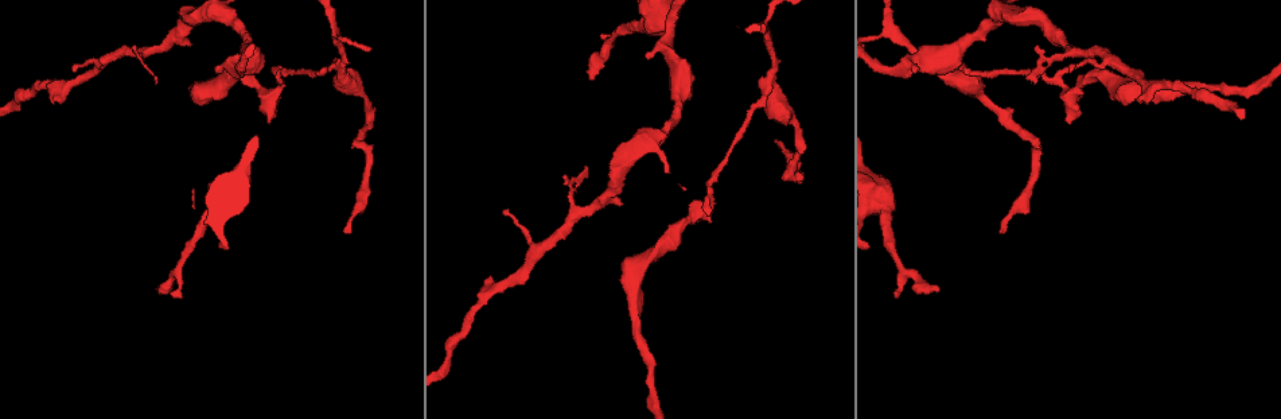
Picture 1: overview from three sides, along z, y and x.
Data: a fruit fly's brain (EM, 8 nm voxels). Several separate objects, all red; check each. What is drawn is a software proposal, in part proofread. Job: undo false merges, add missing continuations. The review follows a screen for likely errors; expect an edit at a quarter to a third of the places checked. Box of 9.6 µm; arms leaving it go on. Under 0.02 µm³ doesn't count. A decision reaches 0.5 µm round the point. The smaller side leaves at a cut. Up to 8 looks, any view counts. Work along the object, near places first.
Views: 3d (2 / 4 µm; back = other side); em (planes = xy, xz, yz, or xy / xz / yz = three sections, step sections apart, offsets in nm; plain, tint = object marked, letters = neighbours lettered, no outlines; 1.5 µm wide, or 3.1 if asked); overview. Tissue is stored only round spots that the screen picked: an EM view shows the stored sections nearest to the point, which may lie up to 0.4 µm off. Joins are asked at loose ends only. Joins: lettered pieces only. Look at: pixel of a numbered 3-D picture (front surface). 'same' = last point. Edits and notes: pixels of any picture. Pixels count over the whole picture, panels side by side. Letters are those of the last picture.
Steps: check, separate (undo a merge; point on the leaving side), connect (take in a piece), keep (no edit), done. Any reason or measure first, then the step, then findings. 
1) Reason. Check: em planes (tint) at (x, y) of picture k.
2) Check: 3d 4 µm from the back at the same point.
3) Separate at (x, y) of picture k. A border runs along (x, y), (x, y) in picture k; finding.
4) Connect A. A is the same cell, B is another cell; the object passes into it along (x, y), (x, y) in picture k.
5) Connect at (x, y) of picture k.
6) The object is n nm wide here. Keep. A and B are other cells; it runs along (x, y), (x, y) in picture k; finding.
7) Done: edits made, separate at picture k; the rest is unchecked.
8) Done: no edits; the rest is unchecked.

Calibre changes. Check: em planes (letters) at (774, 71) of picture 1.

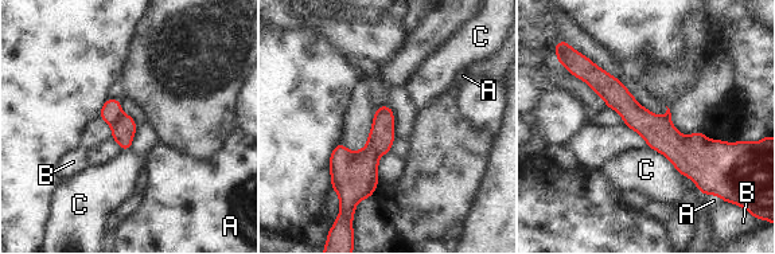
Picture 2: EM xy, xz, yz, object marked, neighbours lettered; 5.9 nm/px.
The object is 140 nm wide here. Separate at (354, 175) of picture 2. A, B and C are other cells; a border runs along (369, 136), (373, 145), (381, 153) in picture 2; a second neuron is stuck on.

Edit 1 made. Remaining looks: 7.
Tapers out. Check: em planes (plain) at (172, 296) of picture 1.

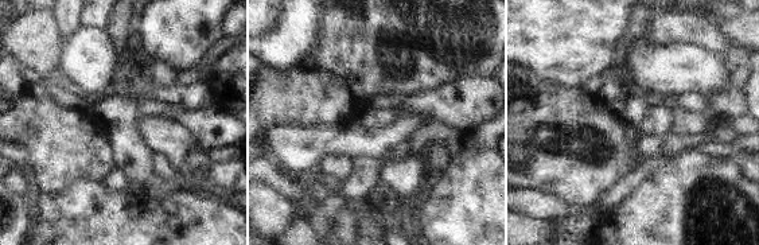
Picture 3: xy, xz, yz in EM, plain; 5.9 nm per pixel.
Check: em planes (letters) at the same point.

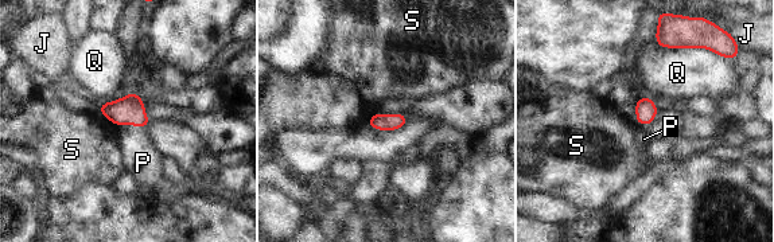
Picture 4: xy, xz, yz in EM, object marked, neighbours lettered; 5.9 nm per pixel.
Connect P. P is the same cell, J, Q and S are other cells; the object passes into it along (129, 109), (131, 124), (143, 163) in picture 4; the neuron continues.

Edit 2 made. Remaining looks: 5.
Check: overview.

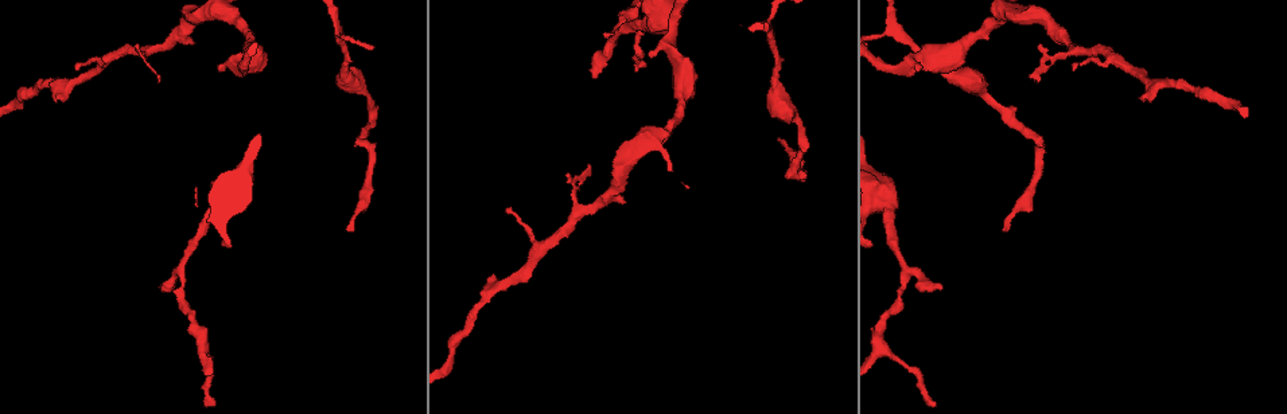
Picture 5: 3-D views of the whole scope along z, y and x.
Branch stops here. Check: em planes (letters) at (56, 99) of picture 5.

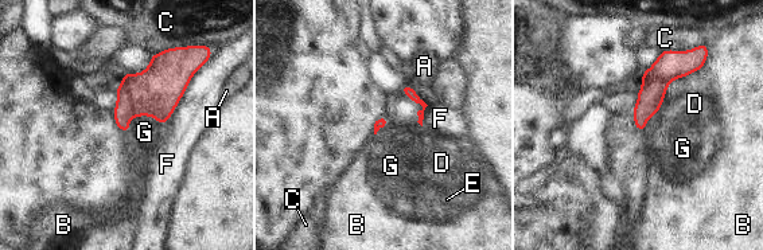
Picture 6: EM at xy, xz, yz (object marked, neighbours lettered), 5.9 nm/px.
Keep. A, B, C, D, E, F and G are other cells; it runs along (684, 55), (654, 85), (641, 127) in picture 6; none of them fits.

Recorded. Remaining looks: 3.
Done: edits made, separate at picture 2, connect at picture 4; the rest is unchecked.

